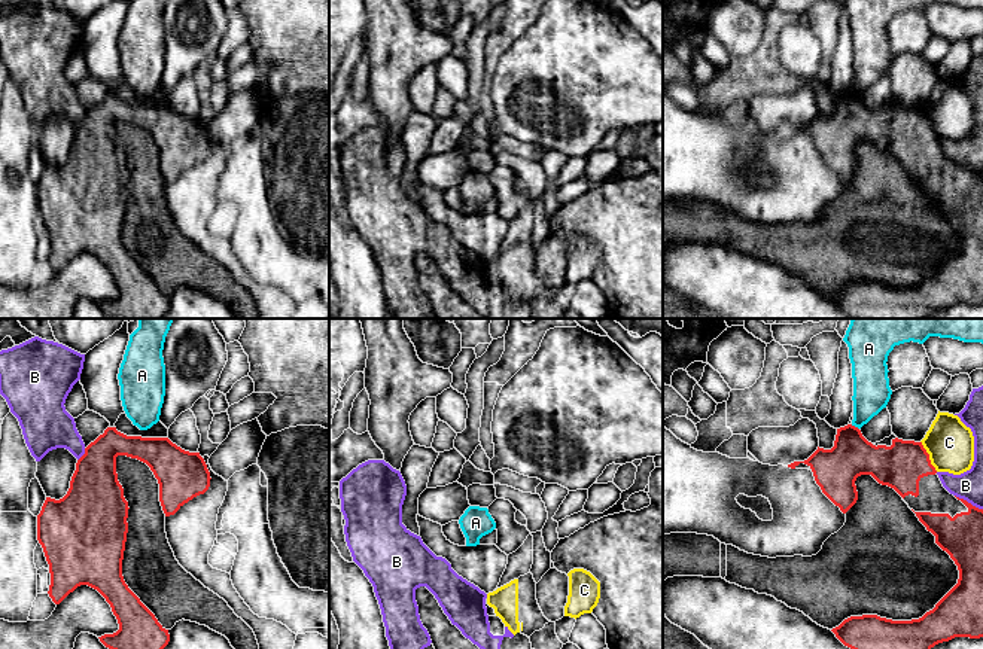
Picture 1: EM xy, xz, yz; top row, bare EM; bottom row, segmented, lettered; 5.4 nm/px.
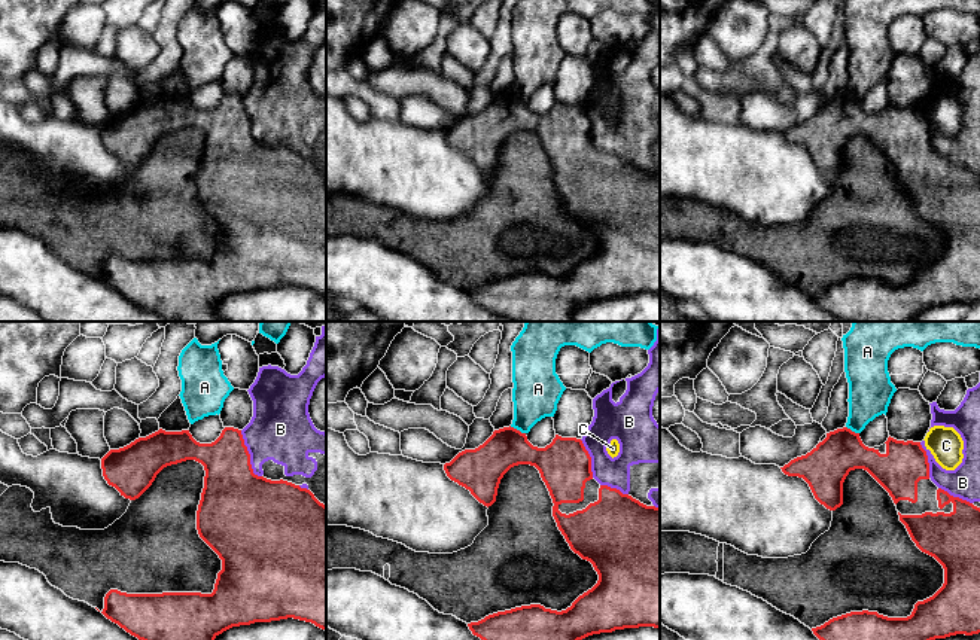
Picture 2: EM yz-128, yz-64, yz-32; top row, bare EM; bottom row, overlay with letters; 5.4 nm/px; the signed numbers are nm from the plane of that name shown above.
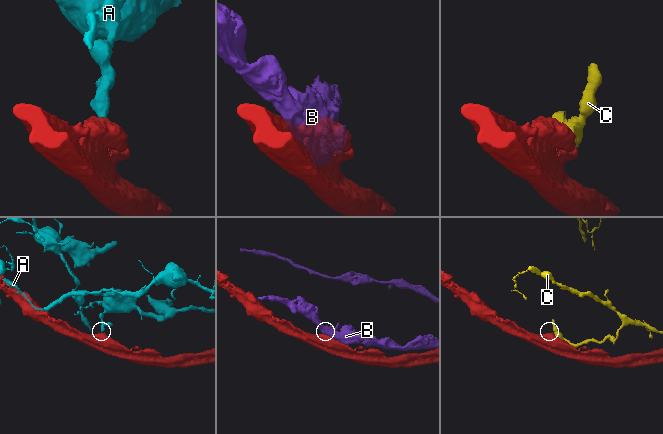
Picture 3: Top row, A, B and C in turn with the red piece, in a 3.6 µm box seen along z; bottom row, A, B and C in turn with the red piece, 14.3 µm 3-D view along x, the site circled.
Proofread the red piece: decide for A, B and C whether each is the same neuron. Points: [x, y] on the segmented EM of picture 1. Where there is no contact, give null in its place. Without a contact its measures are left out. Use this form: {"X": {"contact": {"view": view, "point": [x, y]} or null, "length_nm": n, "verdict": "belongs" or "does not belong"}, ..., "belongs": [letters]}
{"A": {"contact": {"view": "yz", "point": [854, 426]}, "length_nm": 50, "verdict": "does not belong"}, "B": {"contact": {"view": "yz", "point": [967, 502]}, "length_nm": 170, "verdict": "does not belong"}, "C": {"contact": {"view": "yz", "point": [928, 456]}, "length_nm": 190, "verdict": "does not belong"}, "belongs": []}

